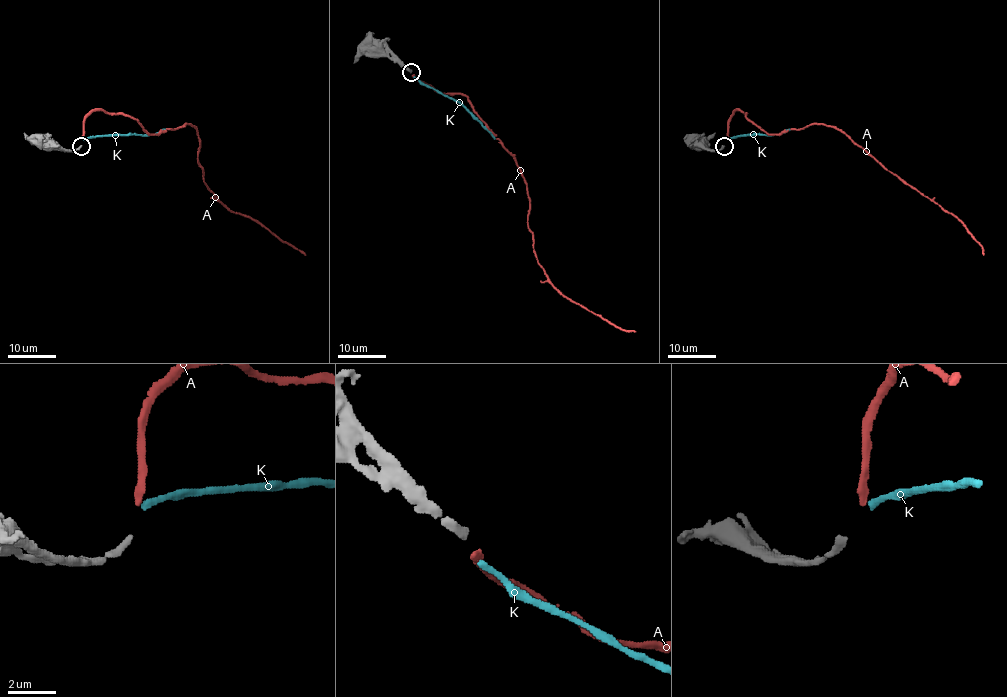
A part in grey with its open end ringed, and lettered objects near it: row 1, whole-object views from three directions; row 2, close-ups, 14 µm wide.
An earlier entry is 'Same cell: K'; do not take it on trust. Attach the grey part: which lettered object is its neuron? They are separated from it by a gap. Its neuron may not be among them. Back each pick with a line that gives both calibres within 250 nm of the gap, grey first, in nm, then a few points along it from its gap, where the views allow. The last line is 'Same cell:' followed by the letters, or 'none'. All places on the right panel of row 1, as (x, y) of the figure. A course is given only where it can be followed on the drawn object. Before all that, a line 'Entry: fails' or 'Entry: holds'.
Entry: fails
A: Thickness 320 nm (grey) against 320 nm. Its course: (726, 139), (735, 111), (769, 134), (813, 124), (844, 131), (957, 219), (984, 255)
Same cell: A

